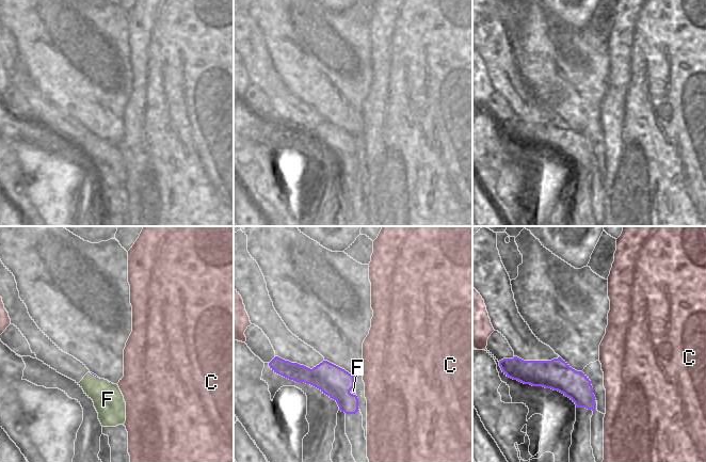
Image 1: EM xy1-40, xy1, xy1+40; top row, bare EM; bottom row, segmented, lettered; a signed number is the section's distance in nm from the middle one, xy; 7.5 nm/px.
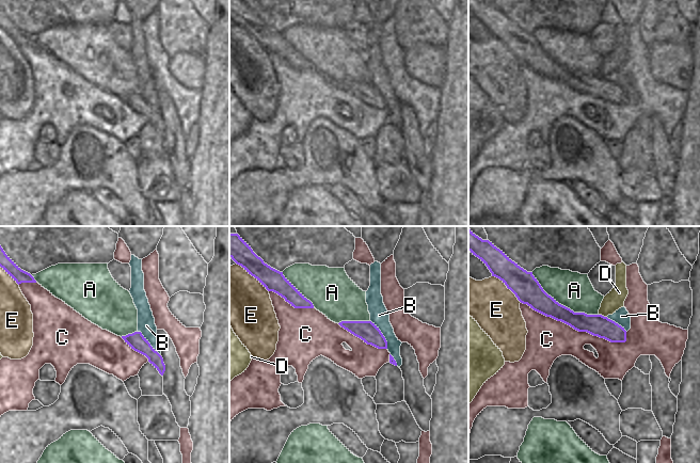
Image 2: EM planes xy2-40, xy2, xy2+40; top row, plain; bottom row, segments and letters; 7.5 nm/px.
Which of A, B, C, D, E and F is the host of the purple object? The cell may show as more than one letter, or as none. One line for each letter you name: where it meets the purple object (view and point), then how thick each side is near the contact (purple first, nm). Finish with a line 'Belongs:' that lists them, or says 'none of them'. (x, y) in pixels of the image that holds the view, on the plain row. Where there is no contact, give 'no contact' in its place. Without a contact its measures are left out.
F: xy1 (351, 149) | 220/50 nm
Belongs: F

